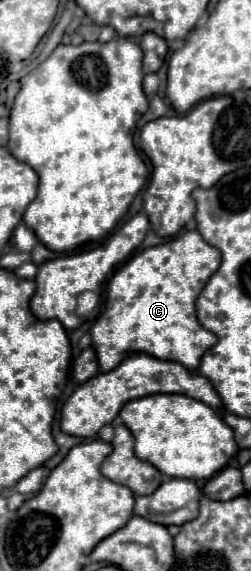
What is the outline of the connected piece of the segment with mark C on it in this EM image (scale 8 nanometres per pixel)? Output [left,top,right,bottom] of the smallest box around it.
[91,231,221,371]

